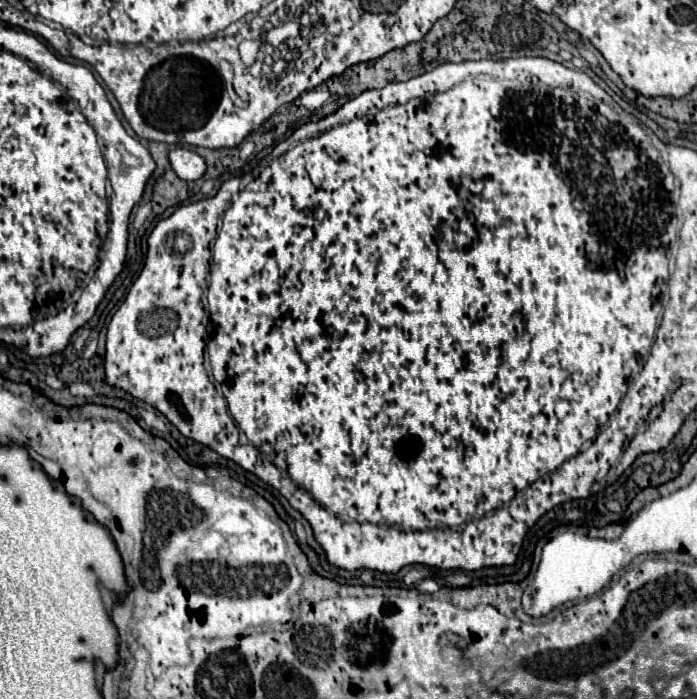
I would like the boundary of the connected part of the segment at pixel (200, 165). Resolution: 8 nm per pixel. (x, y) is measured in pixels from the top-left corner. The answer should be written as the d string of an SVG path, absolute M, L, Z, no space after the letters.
M183 147L173 149L169 153L169 161L171 161L173 171L179 175L179 179L185 179L185 181L197 181L207 171L205 159L201 155L197 155L195 151L189 151Z

